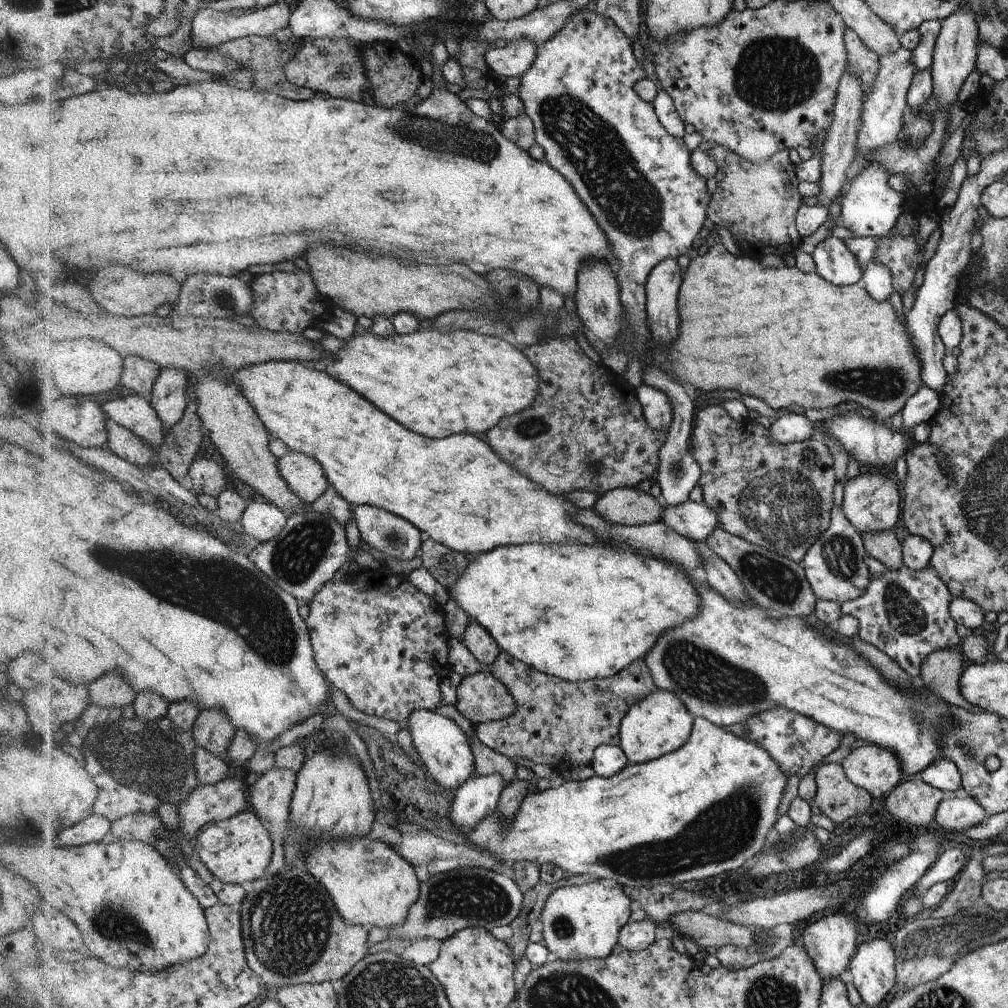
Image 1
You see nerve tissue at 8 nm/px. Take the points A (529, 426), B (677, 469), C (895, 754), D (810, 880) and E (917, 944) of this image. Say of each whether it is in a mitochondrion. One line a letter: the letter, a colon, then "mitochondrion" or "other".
A: mitochondrion
B: mitochondrion
C: other
D: other
E: mitochondrion

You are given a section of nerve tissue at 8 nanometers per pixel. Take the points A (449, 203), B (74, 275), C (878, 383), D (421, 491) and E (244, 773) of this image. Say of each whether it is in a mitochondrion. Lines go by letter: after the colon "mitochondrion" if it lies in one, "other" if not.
A: other
B: other
C: mitochondrion
D: other
E: other

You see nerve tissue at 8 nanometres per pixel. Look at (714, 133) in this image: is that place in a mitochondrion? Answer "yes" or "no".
no

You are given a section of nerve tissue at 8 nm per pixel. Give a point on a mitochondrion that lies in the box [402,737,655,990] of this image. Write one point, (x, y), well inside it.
(467, 896)

